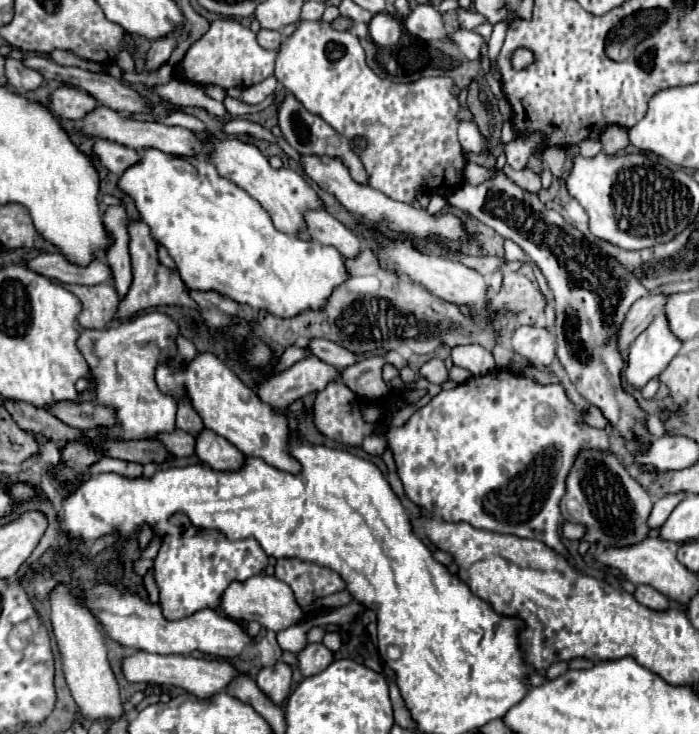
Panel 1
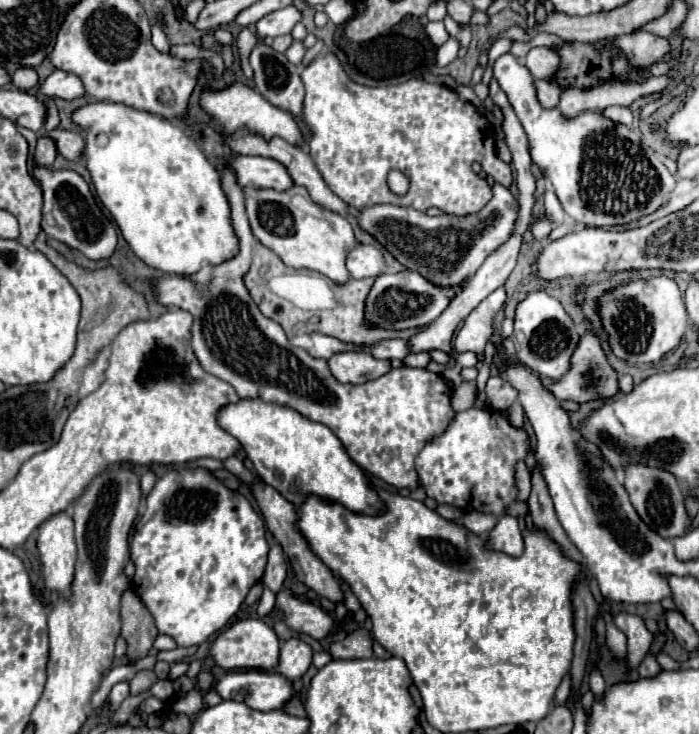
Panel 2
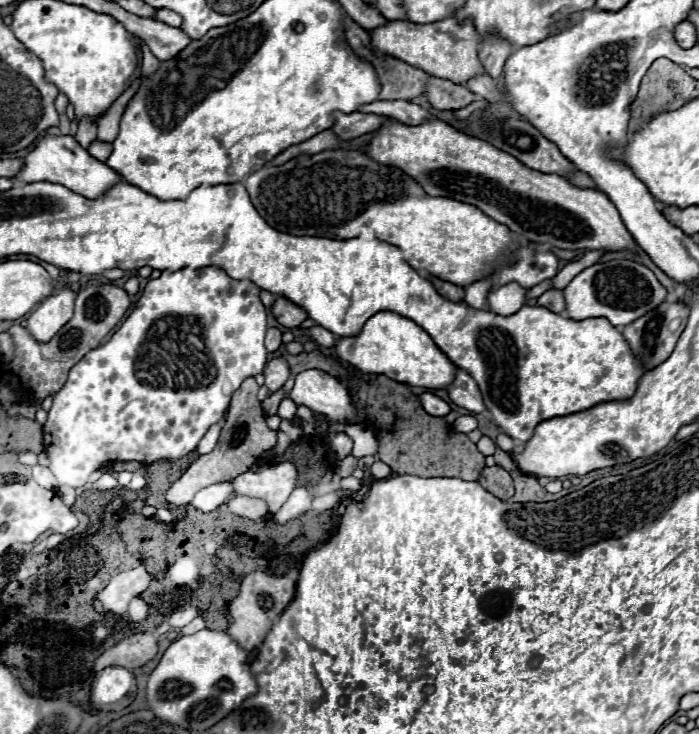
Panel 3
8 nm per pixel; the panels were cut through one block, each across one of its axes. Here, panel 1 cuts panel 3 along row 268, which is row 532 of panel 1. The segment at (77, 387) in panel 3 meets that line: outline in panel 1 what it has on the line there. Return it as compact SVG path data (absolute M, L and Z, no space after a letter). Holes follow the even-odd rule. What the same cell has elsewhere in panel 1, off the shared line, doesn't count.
M174 514L170 524L182 528L182 532L166 534L162 538L160 552L152 566L154 580L160 590L162 614L166 614L170 620L186 618L204 608L218 610L218 602L230 582L244 582L246 578L262 574L268 566L268 556L254 538L228 540L222 532L216 530L192 532L192 524L186 514Z

